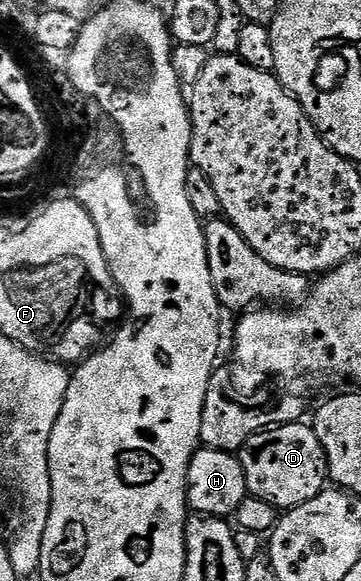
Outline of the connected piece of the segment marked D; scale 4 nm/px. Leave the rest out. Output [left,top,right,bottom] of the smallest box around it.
[238,423,329,511]

